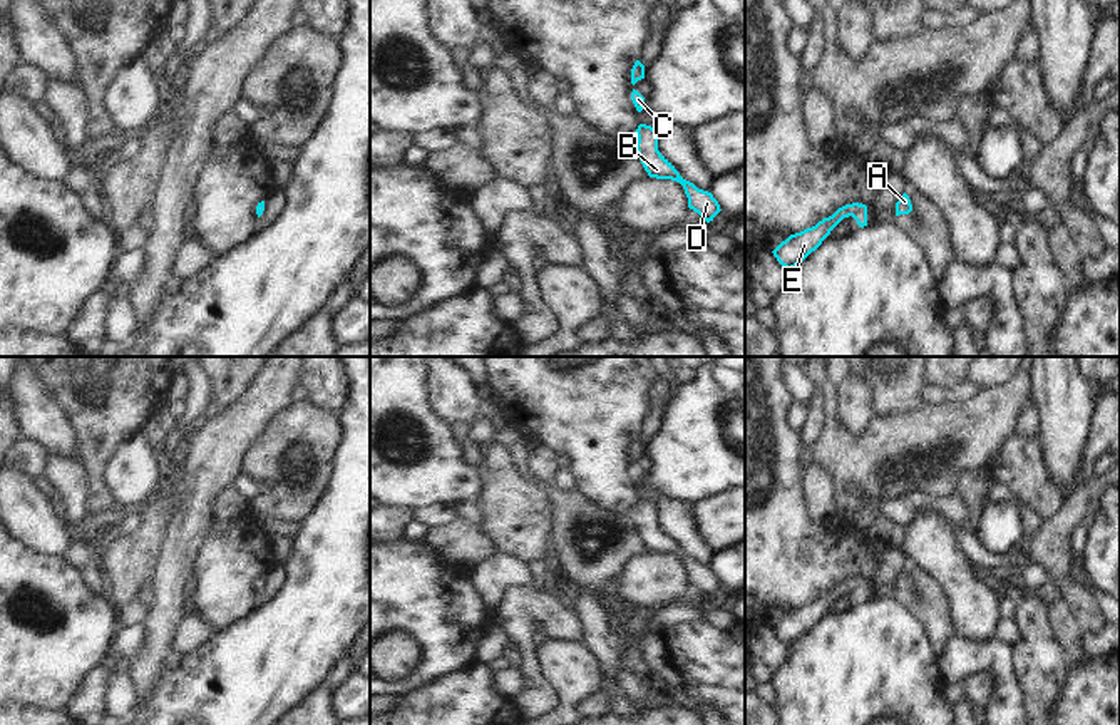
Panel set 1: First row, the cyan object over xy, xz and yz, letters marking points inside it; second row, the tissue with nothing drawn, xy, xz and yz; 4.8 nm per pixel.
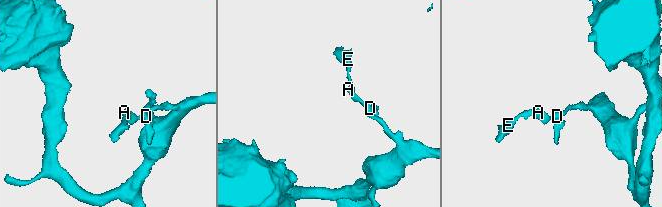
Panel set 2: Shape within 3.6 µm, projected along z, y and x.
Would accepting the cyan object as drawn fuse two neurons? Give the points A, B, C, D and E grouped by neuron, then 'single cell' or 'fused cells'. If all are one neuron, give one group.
A B C D E | single cell

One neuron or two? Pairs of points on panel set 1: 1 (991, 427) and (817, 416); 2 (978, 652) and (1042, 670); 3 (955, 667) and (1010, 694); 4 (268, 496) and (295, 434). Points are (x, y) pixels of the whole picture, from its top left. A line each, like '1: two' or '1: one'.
1: two
2: two
3: one
4: one

